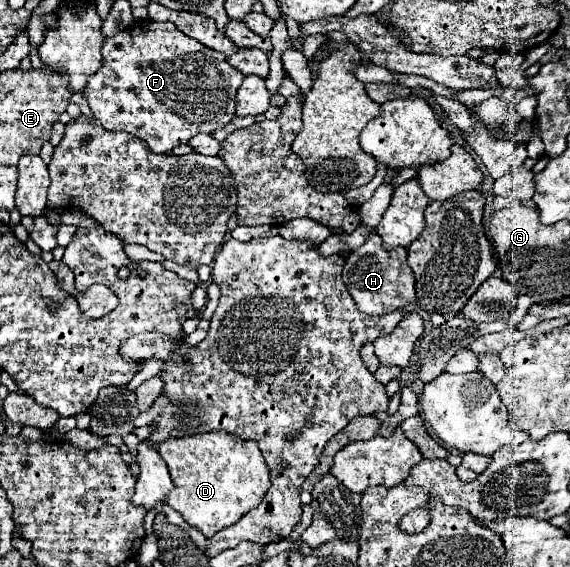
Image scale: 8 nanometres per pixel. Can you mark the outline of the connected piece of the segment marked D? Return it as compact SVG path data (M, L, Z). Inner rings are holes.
M224 430L166 440L158 446L160 456L170 468L174 482L166 502L182 514L182 518L202 530L206 538L236 524L250 508L256 508L270 488L270 472L266 460L252 440L240 440Z

